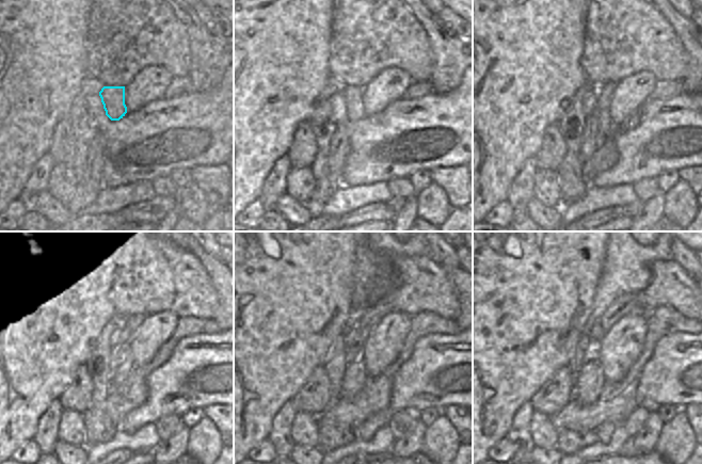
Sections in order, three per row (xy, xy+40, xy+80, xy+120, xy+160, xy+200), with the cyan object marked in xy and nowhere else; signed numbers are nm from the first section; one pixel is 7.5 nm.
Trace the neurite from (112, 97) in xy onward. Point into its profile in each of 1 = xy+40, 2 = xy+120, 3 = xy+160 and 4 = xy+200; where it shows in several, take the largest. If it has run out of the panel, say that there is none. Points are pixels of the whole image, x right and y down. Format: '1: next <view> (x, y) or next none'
1: next xy+40 (352, 95)
2: next xy+120 (124, 369)
3: next xy+160 (354, 377)
4: next xy+200 (589, 380)

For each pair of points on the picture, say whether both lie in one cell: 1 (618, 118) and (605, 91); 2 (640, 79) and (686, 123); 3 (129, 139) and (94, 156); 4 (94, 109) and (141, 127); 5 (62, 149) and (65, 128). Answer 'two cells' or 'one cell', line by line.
1: two cells
2: two cells
3: two cells
4: one cell
5: one cell

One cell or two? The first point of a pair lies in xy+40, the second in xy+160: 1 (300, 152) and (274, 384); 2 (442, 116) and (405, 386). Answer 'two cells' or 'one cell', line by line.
1: two cells
2: one cell

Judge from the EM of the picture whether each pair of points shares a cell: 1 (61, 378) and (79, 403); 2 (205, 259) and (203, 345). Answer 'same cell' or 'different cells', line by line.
1: different cells
2: different cells

